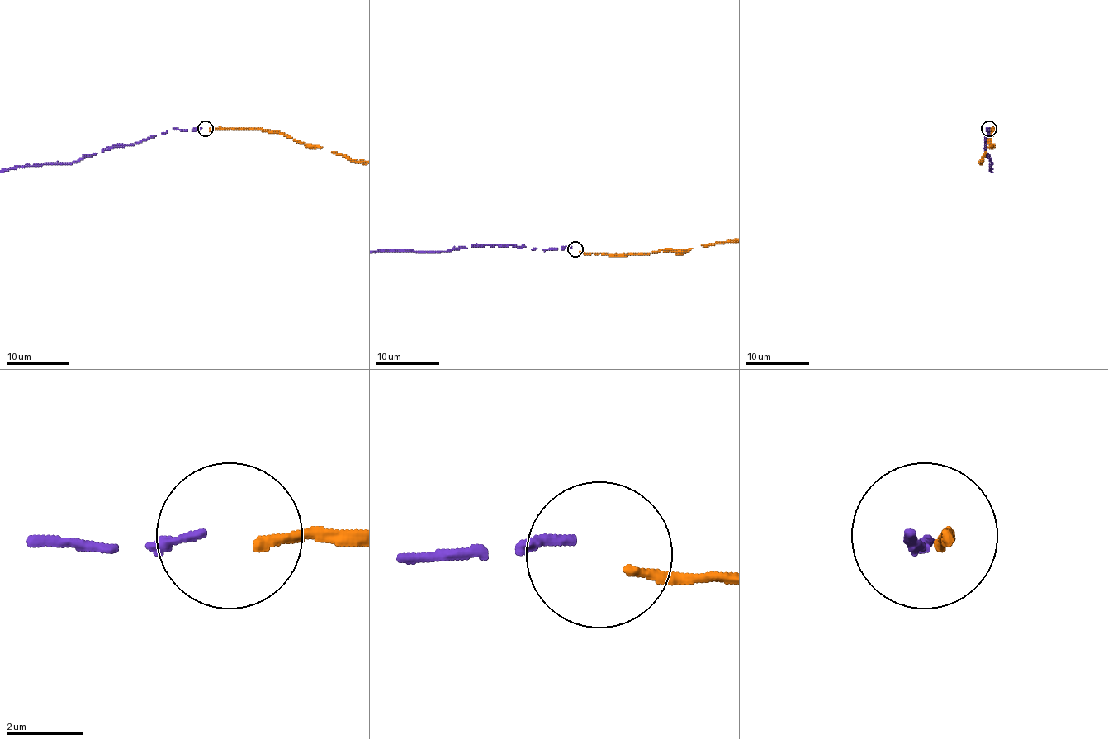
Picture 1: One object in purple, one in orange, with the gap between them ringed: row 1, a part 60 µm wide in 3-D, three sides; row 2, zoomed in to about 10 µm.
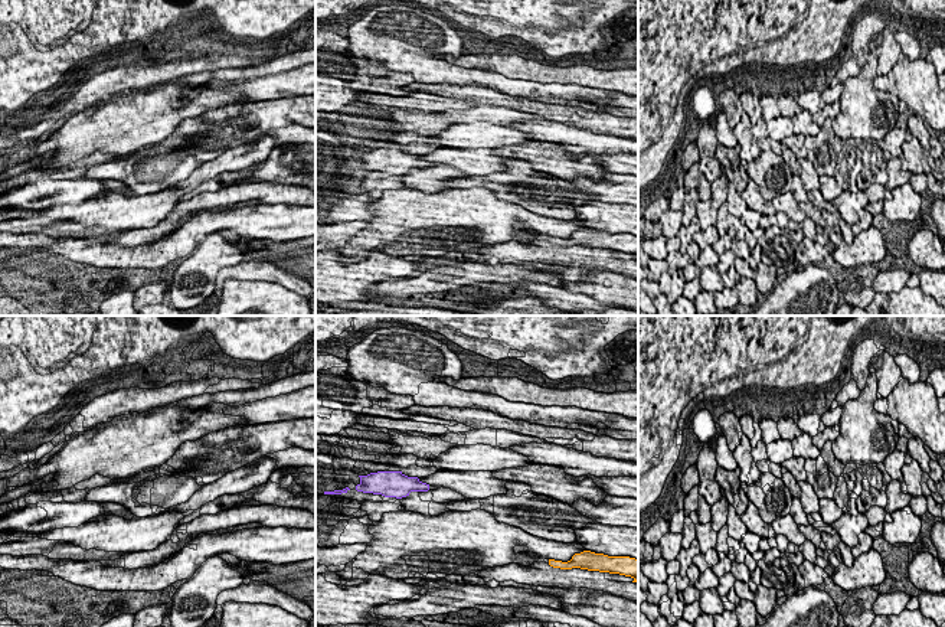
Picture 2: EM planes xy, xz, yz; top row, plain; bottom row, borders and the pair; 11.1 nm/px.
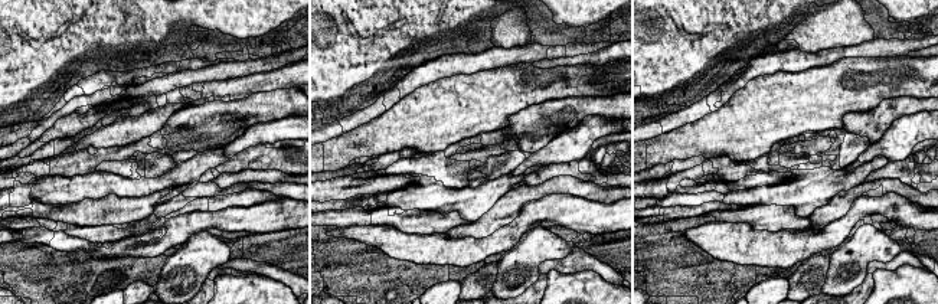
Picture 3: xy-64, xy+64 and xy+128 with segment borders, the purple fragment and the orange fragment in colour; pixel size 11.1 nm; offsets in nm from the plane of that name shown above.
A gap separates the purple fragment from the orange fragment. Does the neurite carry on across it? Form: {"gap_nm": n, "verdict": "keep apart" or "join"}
{"gap_nm": 1550, "verdict": "keep apart"}

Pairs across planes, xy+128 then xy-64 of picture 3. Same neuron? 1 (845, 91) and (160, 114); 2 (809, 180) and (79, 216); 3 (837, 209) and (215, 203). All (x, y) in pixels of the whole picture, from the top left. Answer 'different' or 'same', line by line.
1: same
2: same
3: different

